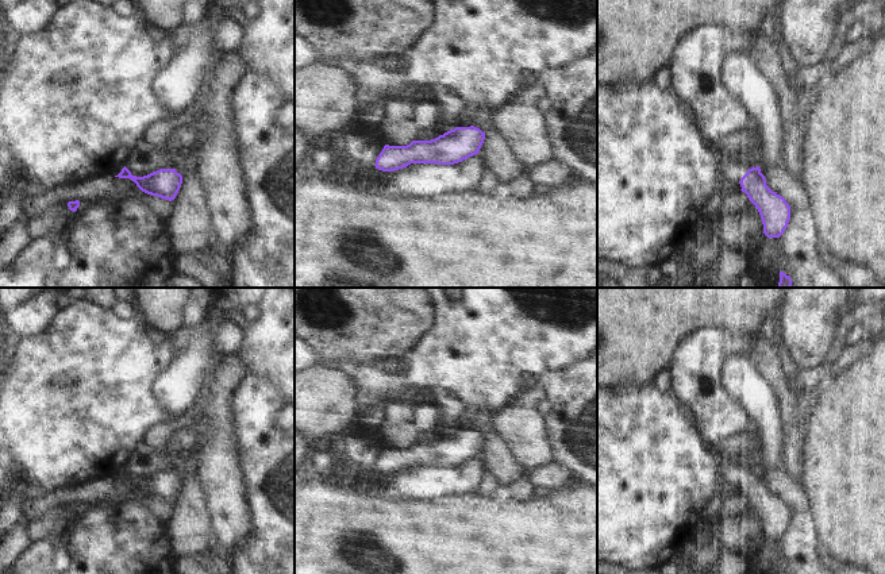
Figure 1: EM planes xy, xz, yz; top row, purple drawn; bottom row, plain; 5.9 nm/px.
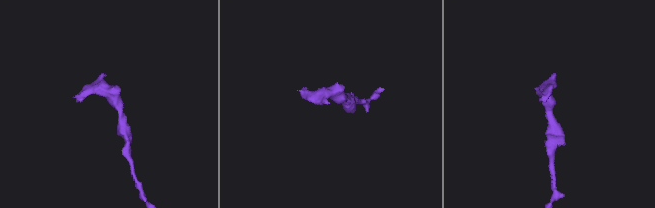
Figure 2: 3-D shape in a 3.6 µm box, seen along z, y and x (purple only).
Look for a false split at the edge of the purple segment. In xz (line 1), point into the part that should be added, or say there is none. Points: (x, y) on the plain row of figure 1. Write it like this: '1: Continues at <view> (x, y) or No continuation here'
1: No continuation here.

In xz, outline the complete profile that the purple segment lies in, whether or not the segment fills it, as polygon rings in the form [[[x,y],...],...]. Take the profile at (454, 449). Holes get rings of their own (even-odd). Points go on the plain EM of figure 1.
[[[455,429],[431,443],[412,443],[407,448],[385,447],[376,471],[395,474],[411,466],[454,467],[478,456],[485,442],[480,431]]]

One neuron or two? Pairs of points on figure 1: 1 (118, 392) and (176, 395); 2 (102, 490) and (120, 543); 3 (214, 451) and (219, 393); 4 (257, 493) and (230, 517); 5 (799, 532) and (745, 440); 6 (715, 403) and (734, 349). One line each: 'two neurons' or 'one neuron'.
1: two neurons
2: two neurons
3: one neuron
4: two neurons
5: two neurons
6: one neuron

